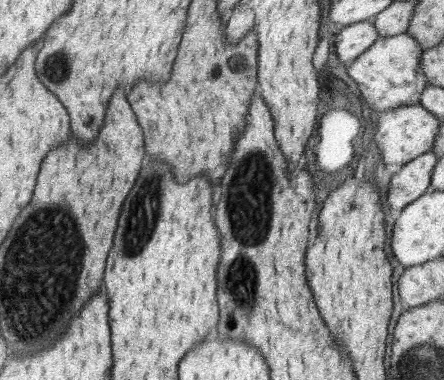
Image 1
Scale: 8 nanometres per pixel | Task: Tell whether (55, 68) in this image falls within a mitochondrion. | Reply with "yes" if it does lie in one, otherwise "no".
yes

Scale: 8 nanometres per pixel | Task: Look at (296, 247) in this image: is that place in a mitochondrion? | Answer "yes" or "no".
no

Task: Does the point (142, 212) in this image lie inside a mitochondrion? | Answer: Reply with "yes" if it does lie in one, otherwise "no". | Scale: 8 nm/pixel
yes

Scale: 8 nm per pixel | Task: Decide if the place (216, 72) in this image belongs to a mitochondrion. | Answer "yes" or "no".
no

